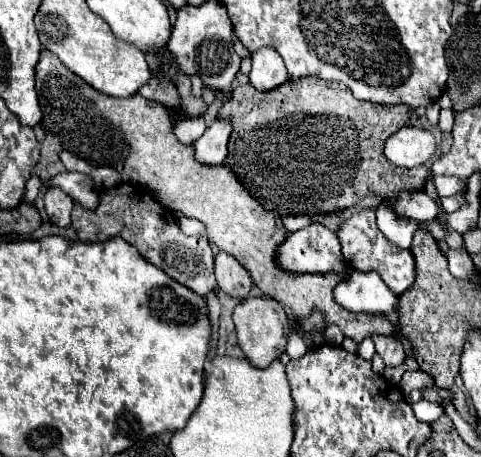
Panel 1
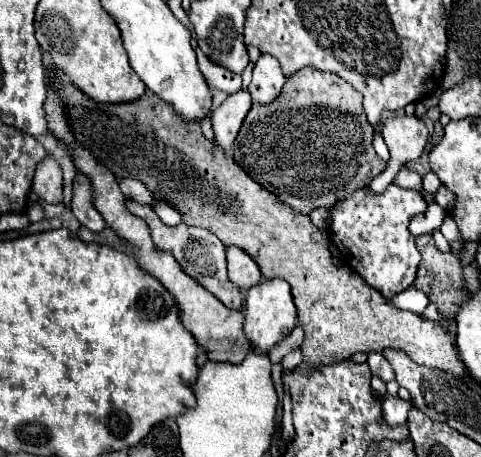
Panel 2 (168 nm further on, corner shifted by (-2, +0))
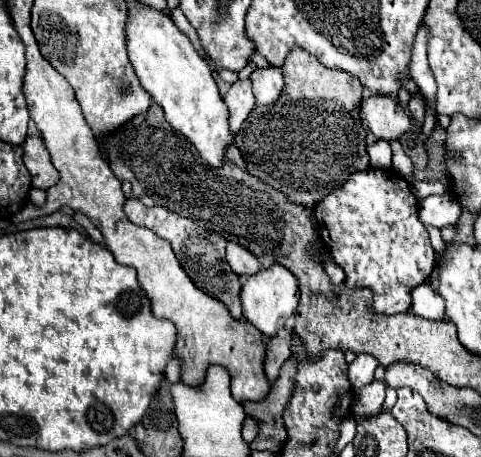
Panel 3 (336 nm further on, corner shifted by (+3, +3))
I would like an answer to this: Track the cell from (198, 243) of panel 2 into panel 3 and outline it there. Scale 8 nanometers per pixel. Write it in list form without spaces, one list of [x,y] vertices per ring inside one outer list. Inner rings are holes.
[[[127,199],[125,201],[125,215],[129,217],[131,223],[135,225],[143,225],[149,227],[151,231],[155,231],[159,237],[167,239],[183,267],[183,271],[189,275],[189,279],[207,295],[219,299],[231,313],[233,319],[241,319],[241,301],[239,301],[239,293],[241,293],[241,283],[239,283],[239,275],[235,275],[231,271],[231,267],[227,265],[225,259],[225,237],[221,237],[219,233],[211,233],[205,229],[199,229],[191,219],[179,217],[173,211],[167,211],[165,207],[145,207],[139,199]]]

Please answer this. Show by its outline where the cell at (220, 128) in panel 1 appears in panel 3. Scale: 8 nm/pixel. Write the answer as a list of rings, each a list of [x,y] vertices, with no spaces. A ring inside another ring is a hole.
[[[241,79],[231,85],[231,89],[225,95],[225,103],[229,107],[229,125],[231,131],[237,133],[255,107],[255,97],[251,91],[251,79]]]

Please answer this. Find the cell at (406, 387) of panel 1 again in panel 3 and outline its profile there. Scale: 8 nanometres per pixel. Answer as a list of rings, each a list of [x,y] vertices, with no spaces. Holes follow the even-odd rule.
[[[357,355],[355,361],[349,365],[349,383],[353,389],[361,389],[373,381],[373,371],[377,369],[375,359],[367,355]]]

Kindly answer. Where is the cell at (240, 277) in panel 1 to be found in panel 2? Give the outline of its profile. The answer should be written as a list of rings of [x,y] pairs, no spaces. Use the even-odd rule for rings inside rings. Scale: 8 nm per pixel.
[[[238,246],[226,248],[226,260],[228,260],[228,280],[238,286],[240,292],[246,292],[248,288],[256,286],[262,278],[256,262],[242,252]]]

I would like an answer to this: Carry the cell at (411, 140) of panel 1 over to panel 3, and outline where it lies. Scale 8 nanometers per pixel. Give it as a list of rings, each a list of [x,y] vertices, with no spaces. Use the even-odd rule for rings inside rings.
[[[373,95],[361,101],[361,113],[379,139],[399,139],[411,129],[411,119],[395,97]]]

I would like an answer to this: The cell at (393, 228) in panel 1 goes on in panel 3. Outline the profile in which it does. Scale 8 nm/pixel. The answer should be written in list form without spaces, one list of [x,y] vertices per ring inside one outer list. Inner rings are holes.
[[[451,193],[431,195],[419,201],[419,219],[425,225],[433,225],[439,229],[447,225],[457,227],[459,217],[461,217],[461,205]]]

